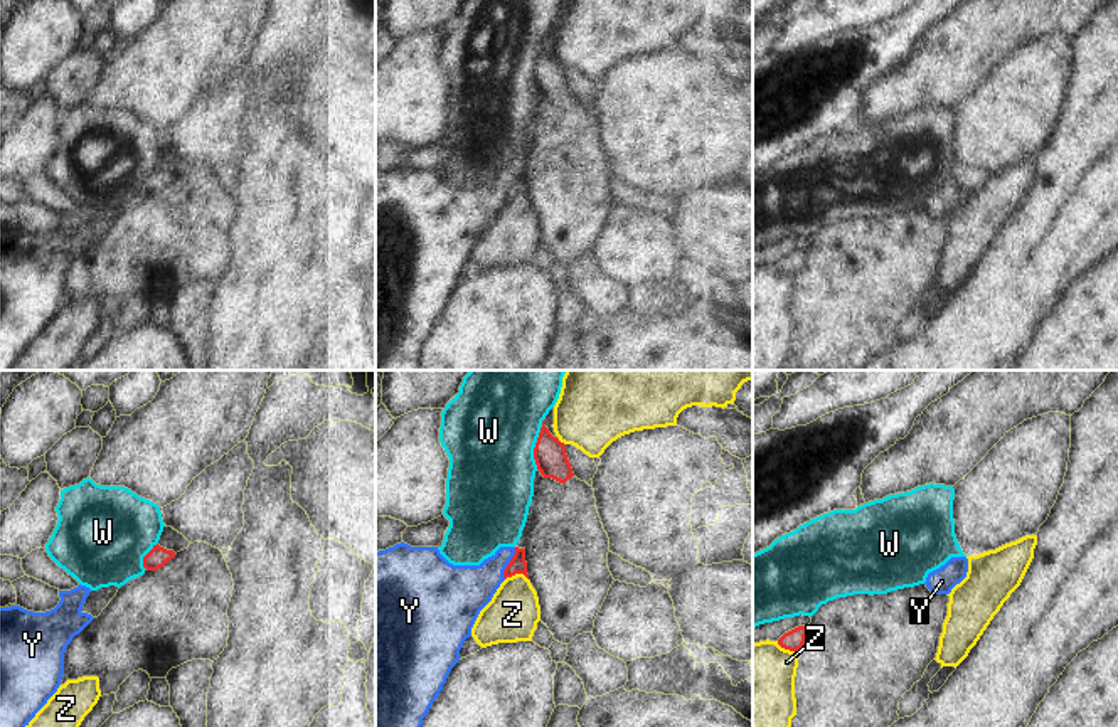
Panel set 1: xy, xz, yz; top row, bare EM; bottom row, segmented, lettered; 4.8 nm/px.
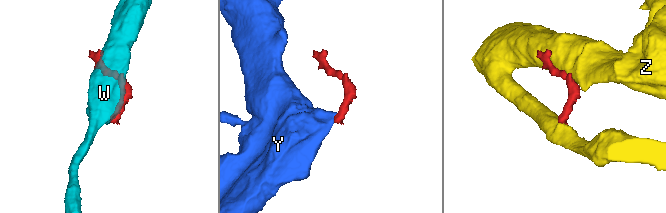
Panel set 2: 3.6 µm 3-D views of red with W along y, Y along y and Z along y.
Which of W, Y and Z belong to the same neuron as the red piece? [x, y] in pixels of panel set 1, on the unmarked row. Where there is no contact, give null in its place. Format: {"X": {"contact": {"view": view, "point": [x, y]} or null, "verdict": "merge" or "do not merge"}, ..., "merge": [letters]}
{"W": {"contact": {"view": "xz", "point": [536, 66]}, "verdict": "do not merge"}, "Y": {"contact": {"view": "xz", "point": [509, 185]}, "verdict": "do not merge"}, "Z": {"contact": {"view": "xz", "point": [516, 196]}, "verdict": "do not merge"}, "merge": []}

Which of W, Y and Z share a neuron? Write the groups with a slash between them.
W / Y / Z

